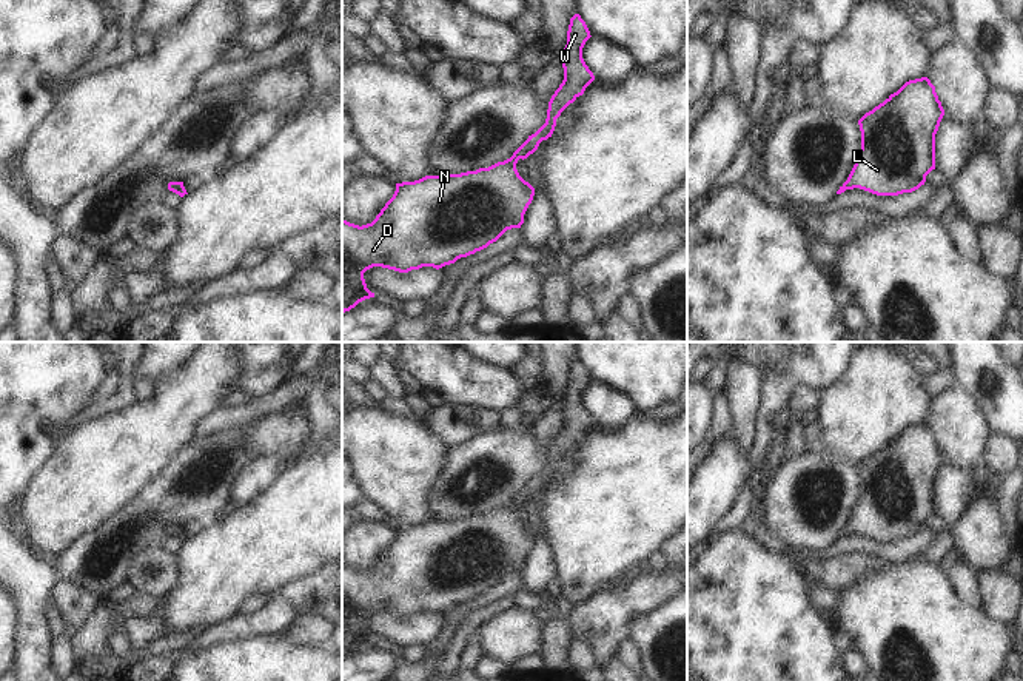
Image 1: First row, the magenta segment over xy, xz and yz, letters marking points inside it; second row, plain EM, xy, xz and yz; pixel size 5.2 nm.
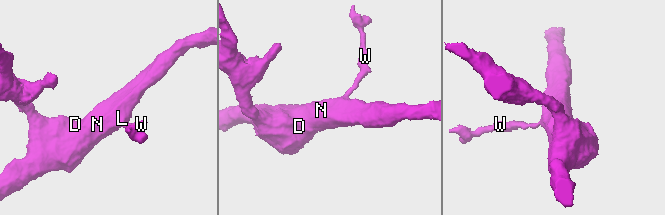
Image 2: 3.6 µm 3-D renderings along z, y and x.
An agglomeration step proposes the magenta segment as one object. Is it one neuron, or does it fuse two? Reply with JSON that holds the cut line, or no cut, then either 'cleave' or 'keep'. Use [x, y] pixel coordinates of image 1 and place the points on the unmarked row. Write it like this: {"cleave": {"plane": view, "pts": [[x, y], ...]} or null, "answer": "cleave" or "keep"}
{"cleave": null, "answer": "keep"}

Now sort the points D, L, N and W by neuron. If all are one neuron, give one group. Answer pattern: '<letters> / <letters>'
D L N W

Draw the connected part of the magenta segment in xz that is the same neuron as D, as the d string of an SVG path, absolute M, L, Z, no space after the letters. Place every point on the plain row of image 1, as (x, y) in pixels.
M575 359L570 364L567 390L561 401L564 425L548 447L545 468L528 481L510 504L476 516L425 521L414 527L396 528L393 542L371 569L359 572L342 564L342 658L350 656L365 644L374 642L364 624L364 618L373 612L399 618L422 612L439 615L487 593L507 575L521 573L524 559L533 545L535 533L519 521L516 508L519 504L524 505L533 499L542 485L552 482L561 458L582 441L595 425L582 404L582 393L590 382L585 367L579 359Z

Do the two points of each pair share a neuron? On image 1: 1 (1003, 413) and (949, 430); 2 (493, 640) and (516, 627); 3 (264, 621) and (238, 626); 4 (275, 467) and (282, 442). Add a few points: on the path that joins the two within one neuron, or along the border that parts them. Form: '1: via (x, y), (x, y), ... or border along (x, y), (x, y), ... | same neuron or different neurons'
1: border along (965, 389), (994, 430) | different neurons
2: via (499, 638), (510, 634) | same neuron
3: via (258, 624), (244, 626) | same neuron
4: border along (256, 456), (276, 456), (288, 461) | different neurons

